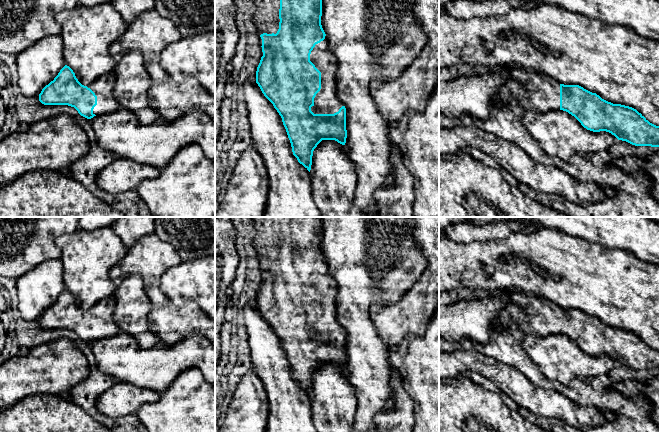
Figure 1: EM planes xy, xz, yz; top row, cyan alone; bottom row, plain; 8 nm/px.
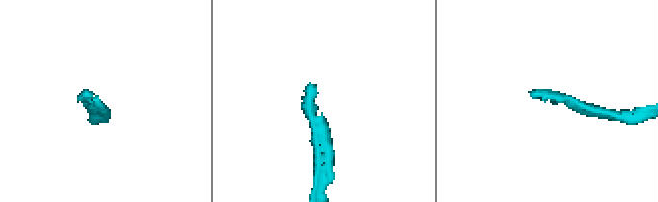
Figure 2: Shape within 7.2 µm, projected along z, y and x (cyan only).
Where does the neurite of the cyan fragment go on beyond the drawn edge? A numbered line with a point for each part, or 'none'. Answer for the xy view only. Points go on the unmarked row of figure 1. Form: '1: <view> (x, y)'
1: xy (103, 311)

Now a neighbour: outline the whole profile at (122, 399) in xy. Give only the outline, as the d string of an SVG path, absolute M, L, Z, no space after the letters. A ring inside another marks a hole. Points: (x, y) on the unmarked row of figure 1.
M123 381L116 383L96 400L96 408L109 418L123 417L137 413L142 405L154 403L160 397L158 392Z

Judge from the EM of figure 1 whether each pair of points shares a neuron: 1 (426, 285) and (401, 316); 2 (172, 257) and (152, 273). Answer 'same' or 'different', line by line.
1: same
2: same

